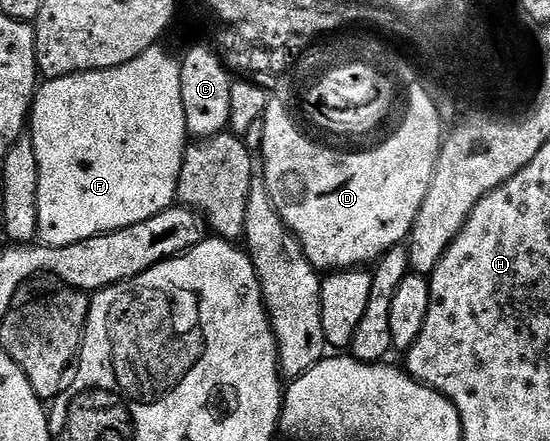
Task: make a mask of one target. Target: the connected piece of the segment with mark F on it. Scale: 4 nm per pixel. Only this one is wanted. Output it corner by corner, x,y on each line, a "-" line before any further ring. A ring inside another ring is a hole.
160,47
147,49
137,59
112,69
98,69
92,73
74,73
68,77
52,77
38,86
35,104
31,106
29,118
29,136
37,151
37,167
39,168
39,186
37,187
37,234
44,245
65,247
69,243
81,243
81,239
93,239
93,235
112,233
125,227
133,227
133,223
145,223
145,219
153,219
161,211
170,209
176,204
177,183
181,175
183,154
189,144
189,134
185,123
185,107
181,103
181,64
175,61

